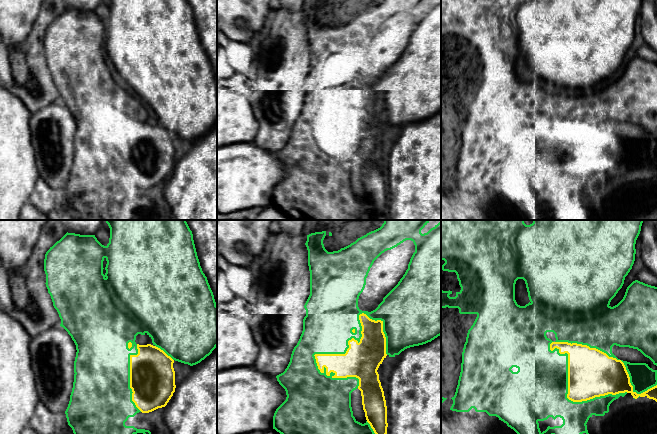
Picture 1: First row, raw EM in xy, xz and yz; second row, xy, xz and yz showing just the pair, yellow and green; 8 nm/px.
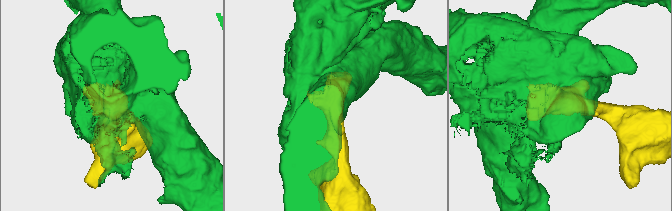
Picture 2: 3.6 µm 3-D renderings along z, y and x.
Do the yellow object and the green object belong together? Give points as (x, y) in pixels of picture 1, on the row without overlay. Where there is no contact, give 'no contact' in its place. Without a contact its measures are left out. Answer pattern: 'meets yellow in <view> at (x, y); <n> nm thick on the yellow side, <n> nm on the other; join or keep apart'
meets yellow in xz at (349, 116); 280 nm thick on the yellow side, 420 nm on the other; keep apart

